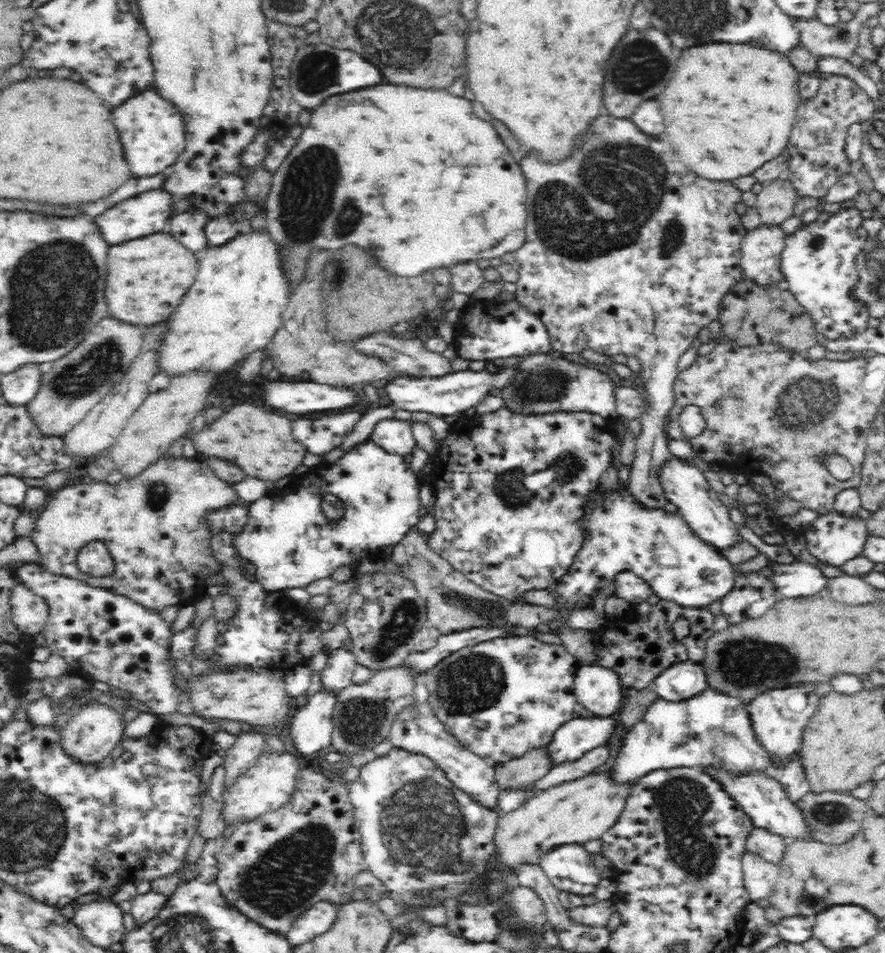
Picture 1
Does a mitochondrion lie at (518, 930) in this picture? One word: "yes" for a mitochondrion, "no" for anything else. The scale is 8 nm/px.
no

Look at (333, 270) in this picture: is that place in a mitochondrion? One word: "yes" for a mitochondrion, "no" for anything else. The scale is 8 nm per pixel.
yes

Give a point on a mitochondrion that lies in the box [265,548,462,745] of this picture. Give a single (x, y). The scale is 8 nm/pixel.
(399, 629)

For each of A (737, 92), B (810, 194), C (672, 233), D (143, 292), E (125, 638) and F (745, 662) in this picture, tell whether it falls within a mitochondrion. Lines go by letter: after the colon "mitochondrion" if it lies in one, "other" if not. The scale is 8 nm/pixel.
A: other
B: other
C: mitochondrion
D: other
E: other
F: mitochondrion

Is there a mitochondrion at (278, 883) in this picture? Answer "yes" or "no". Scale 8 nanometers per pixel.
yes

